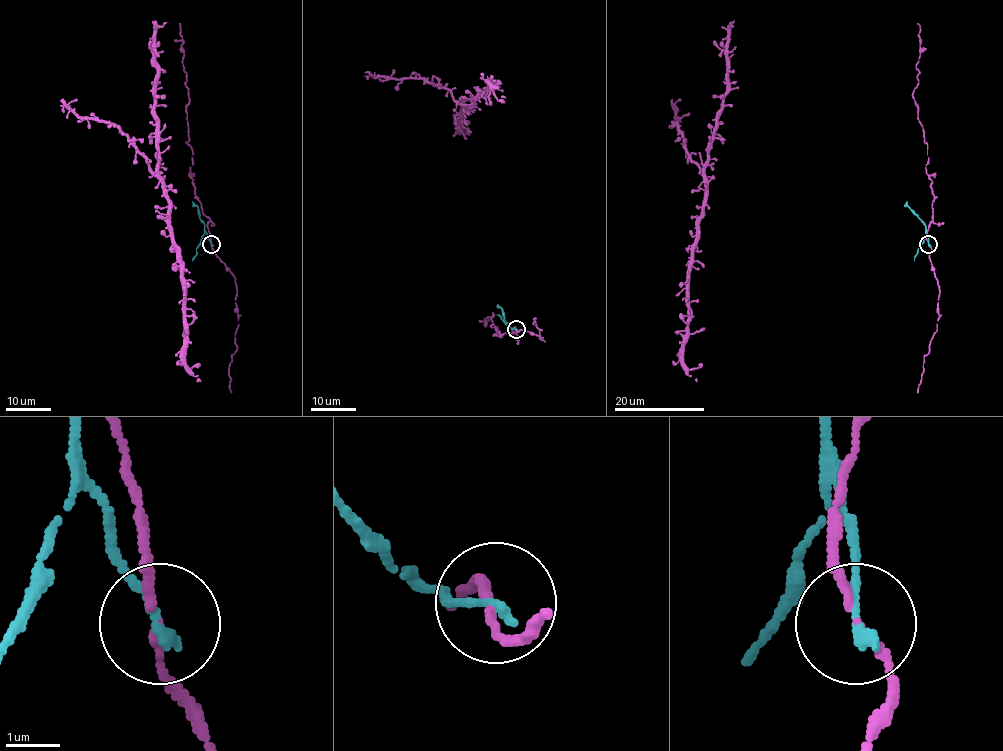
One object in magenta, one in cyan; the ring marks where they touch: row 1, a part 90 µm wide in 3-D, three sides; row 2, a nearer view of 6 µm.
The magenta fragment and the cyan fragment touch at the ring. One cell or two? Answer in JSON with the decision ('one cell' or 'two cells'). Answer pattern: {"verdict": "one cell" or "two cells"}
{"verdict": "two cells"}

